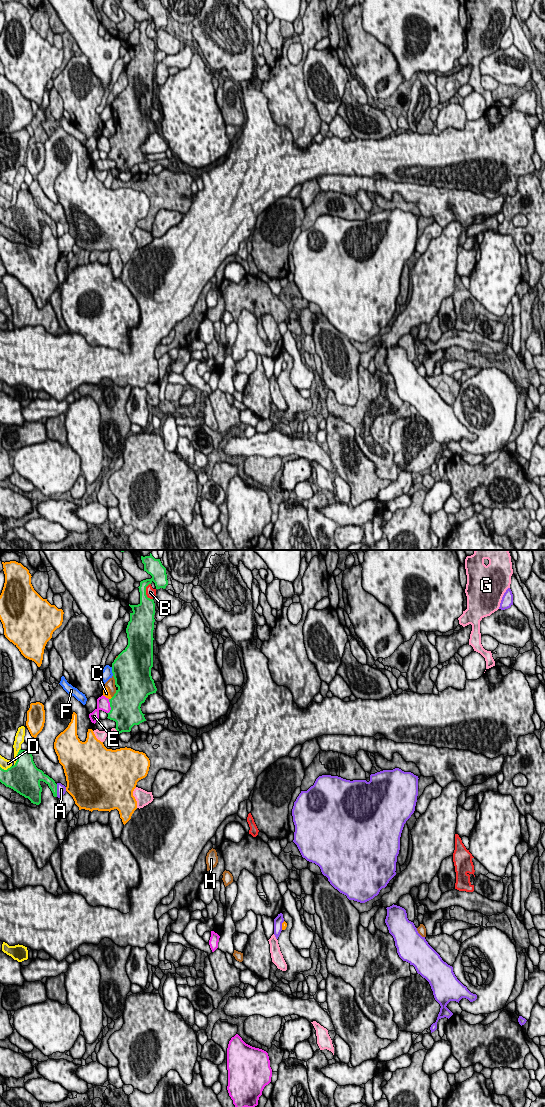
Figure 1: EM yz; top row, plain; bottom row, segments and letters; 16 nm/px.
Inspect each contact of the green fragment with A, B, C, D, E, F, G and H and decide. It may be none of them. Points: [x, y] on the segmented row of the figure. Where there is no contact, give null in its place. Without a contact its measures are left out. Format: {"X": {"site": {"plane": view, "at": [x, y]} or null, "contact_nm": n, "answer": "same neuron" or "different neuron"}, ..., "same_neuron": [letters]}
{"A": {"site": {"plane": "yz", "at": [56, 790]}, "contact_nm": 200, "answer": "different neuron"}, "B": {"site": {"plane": "yz", "at": [145, 592]}, "contact_nm": 280, "answer": "different neuron"}, "C": {"site": {"plane": "yz", "at": [111, 698]}, "contact_nm": 70, "answer": "different neuron"}, "D": {"site": {"plane": "yz", "at": [17, 757]}, "contact_nm": 300, "answer": "different neuron"}, "E": {"site": {"plane": "yz", "at": [110, 706]}, "contact_nm": 240, "answer": "different neuron"}, "F": {"site": {"plane": "yz", "at": [112, 671]}, "contact_nm": 150, "answer": "different neuron"}, "G": {"site": {"plane": "yz", "at": [117, 731]}, "contact_nm": 130, "answer": "different neuron"}, "H": {"site": {"plane": "yz", "at": [115, 680]}, "contact_nm": 150, "answer": "different neuron"}, "same_neuron": []}

